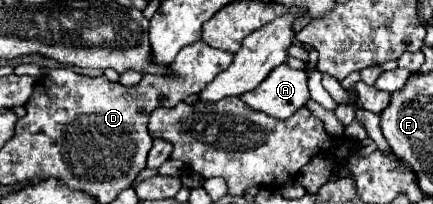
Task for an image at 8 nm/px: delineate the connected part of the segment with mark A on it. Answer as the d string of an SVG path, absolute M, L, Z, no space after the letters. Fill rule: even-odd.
M286 64L274 68L268 78L252 92L240 96L252 110L264 112L272 118L286 120L300 106L310 100L308 74L304 70L294 70Z

